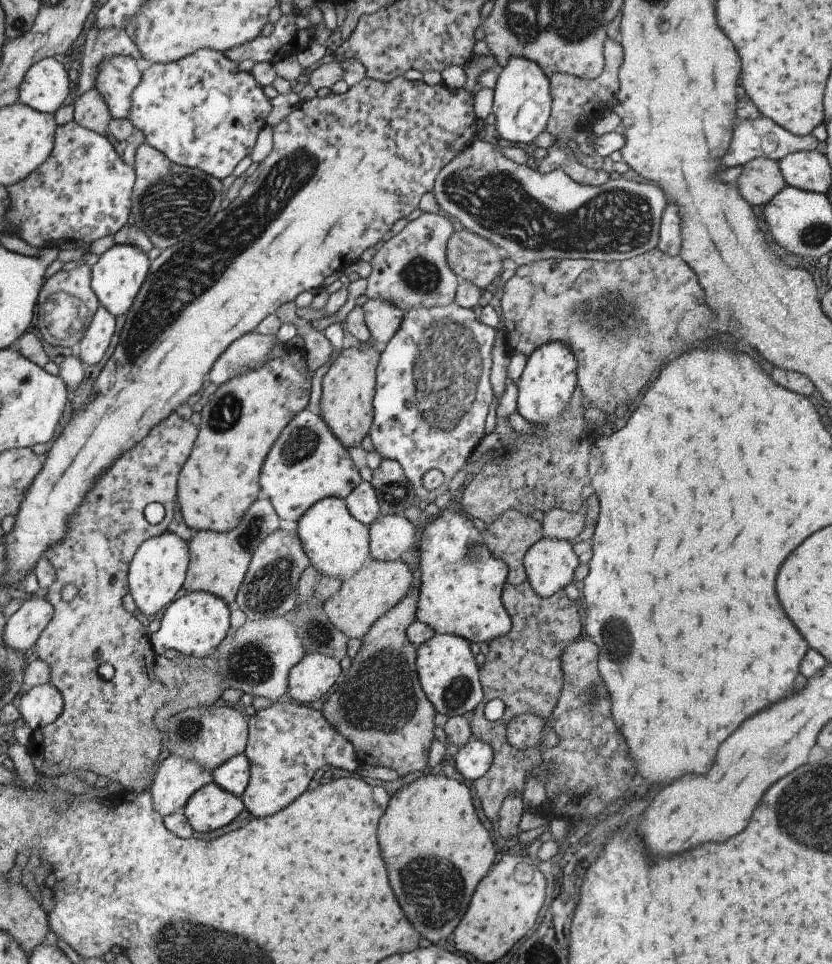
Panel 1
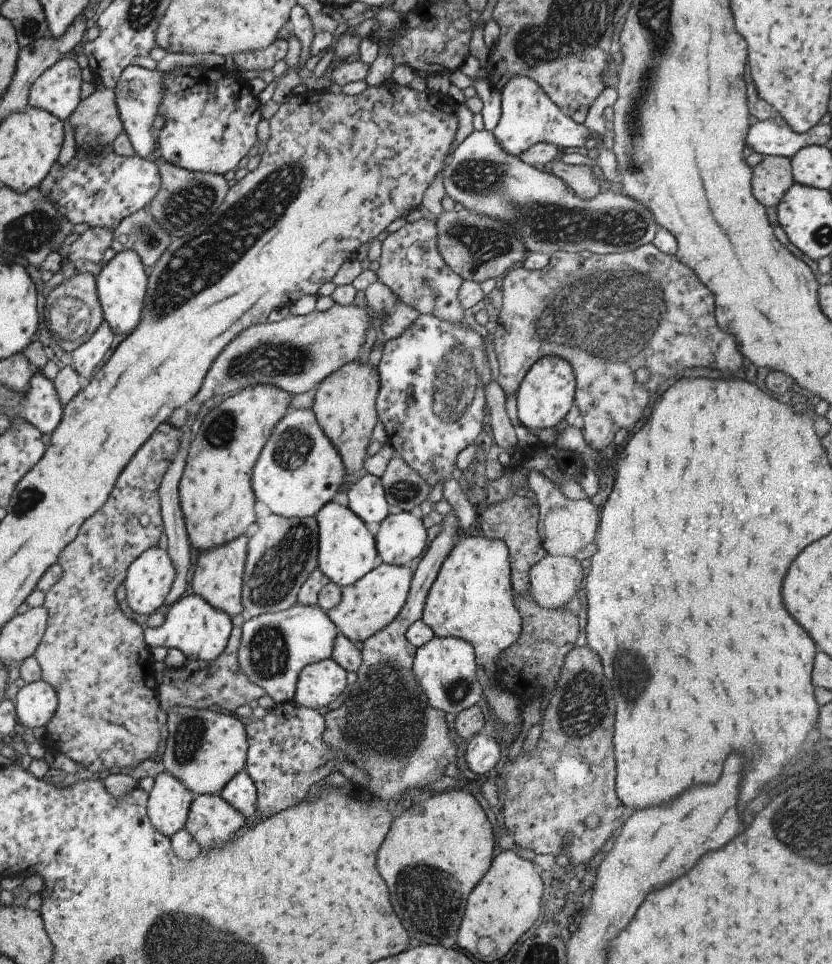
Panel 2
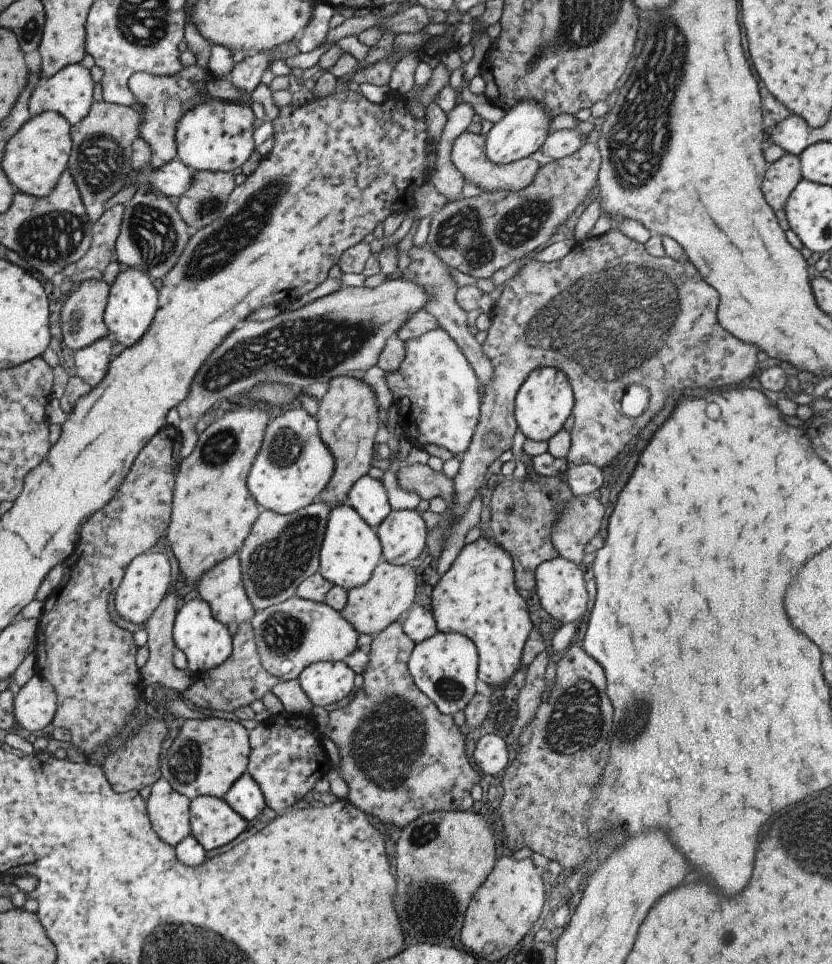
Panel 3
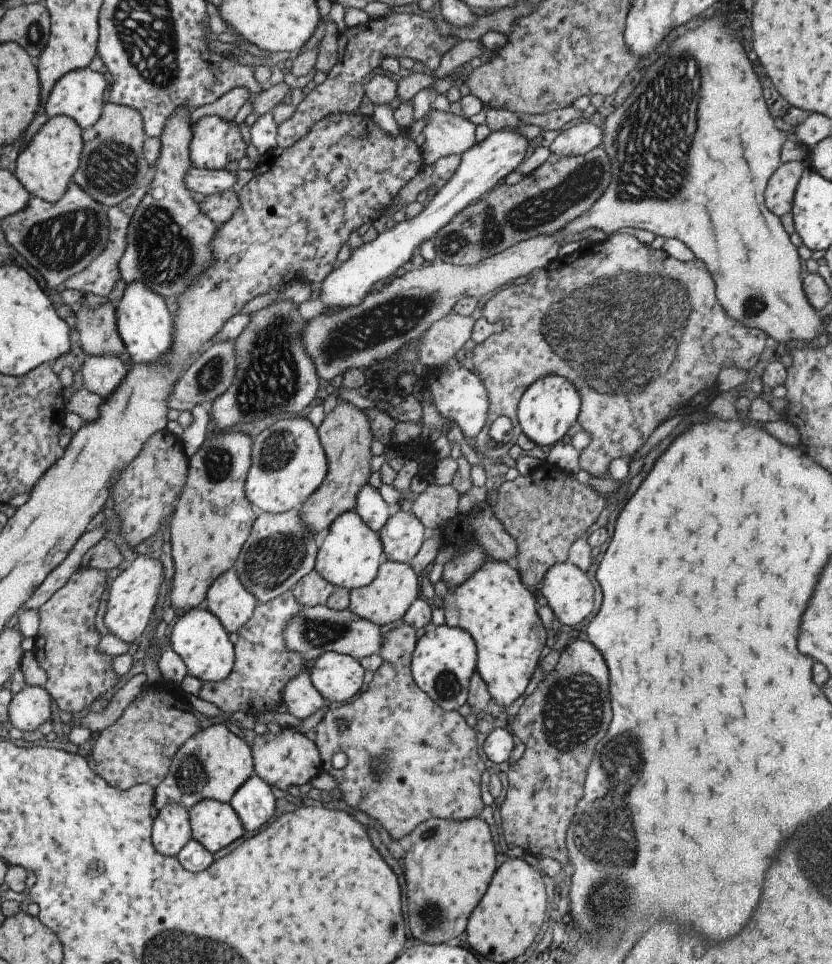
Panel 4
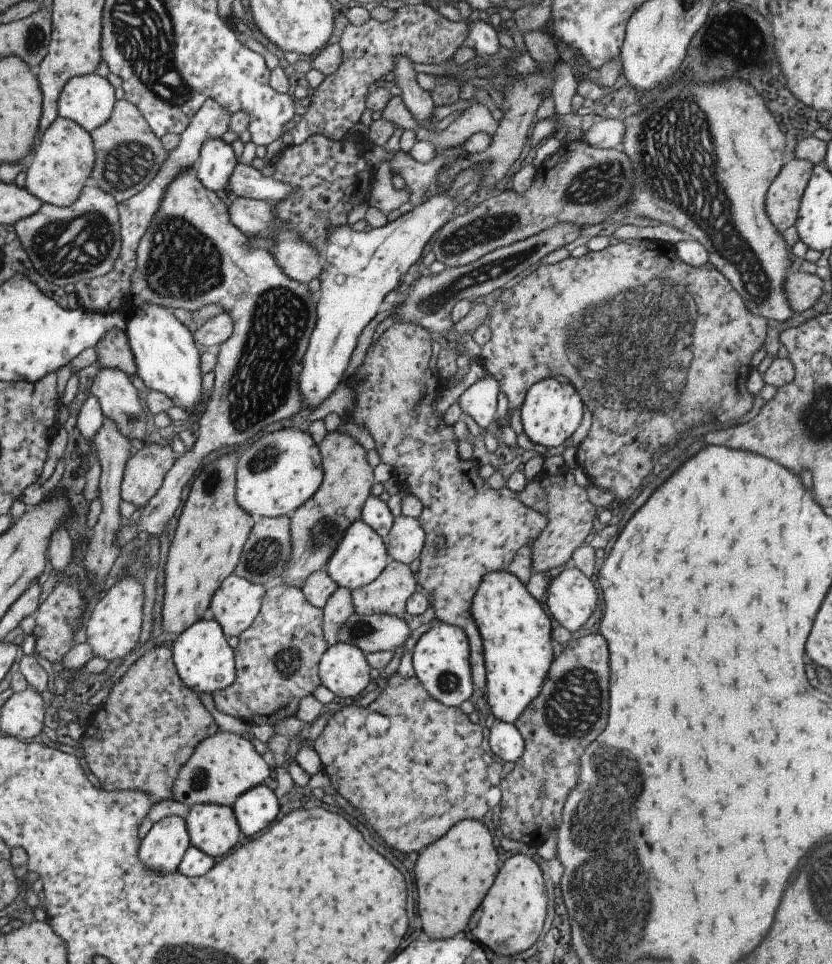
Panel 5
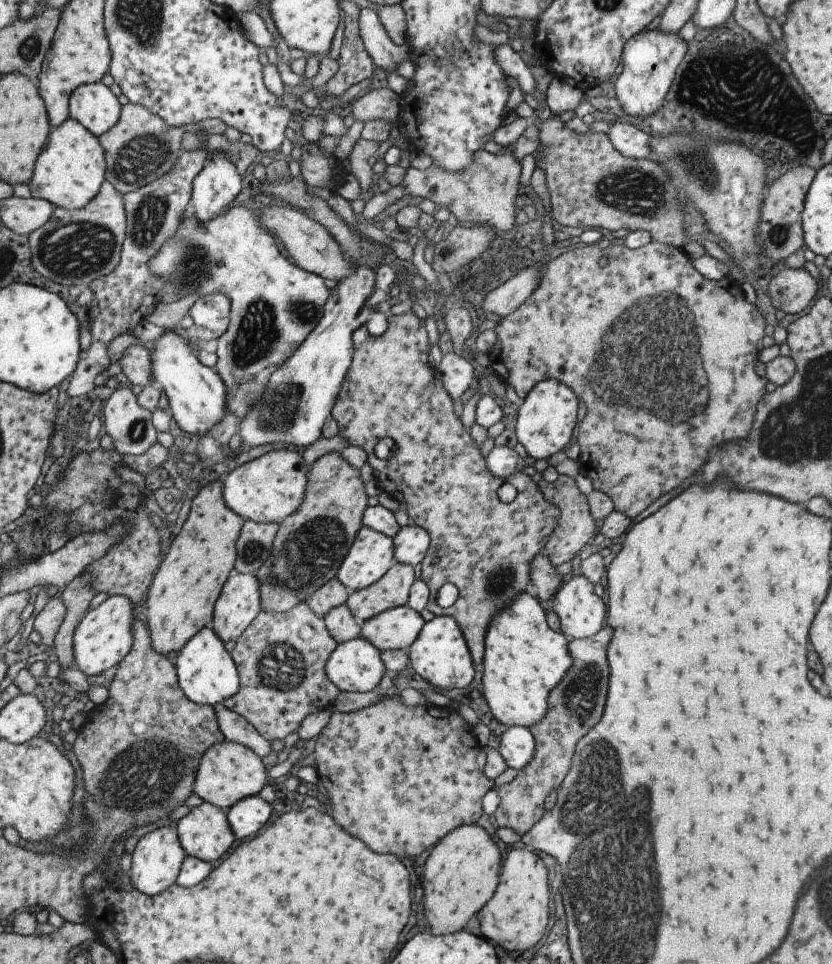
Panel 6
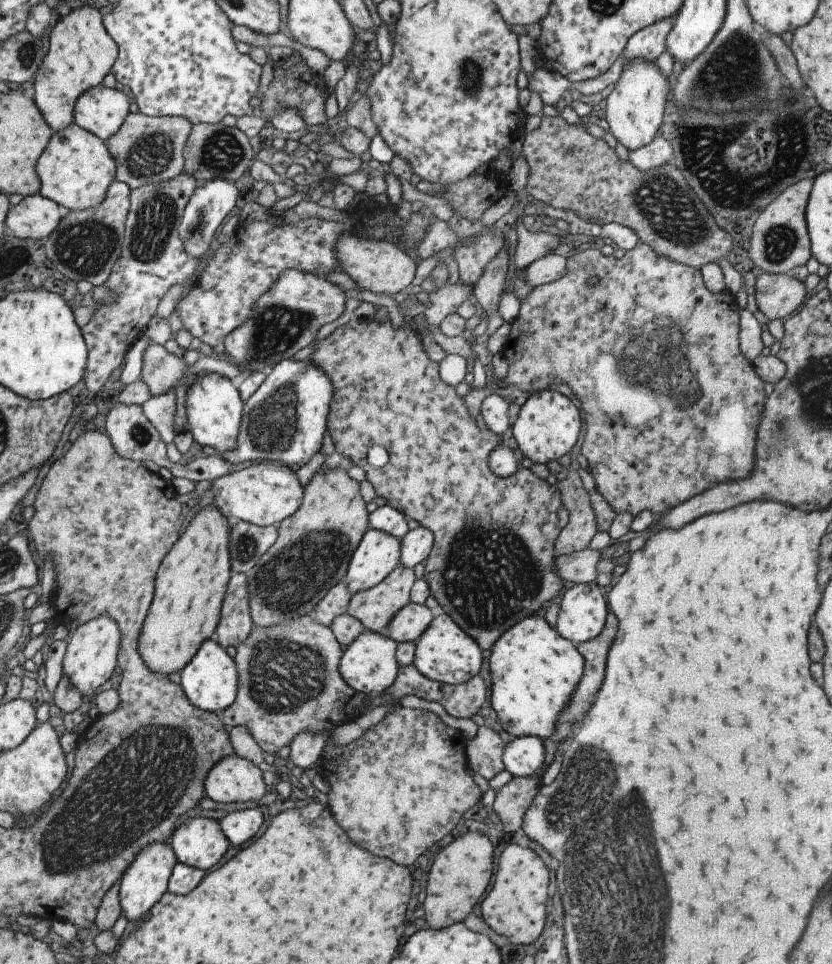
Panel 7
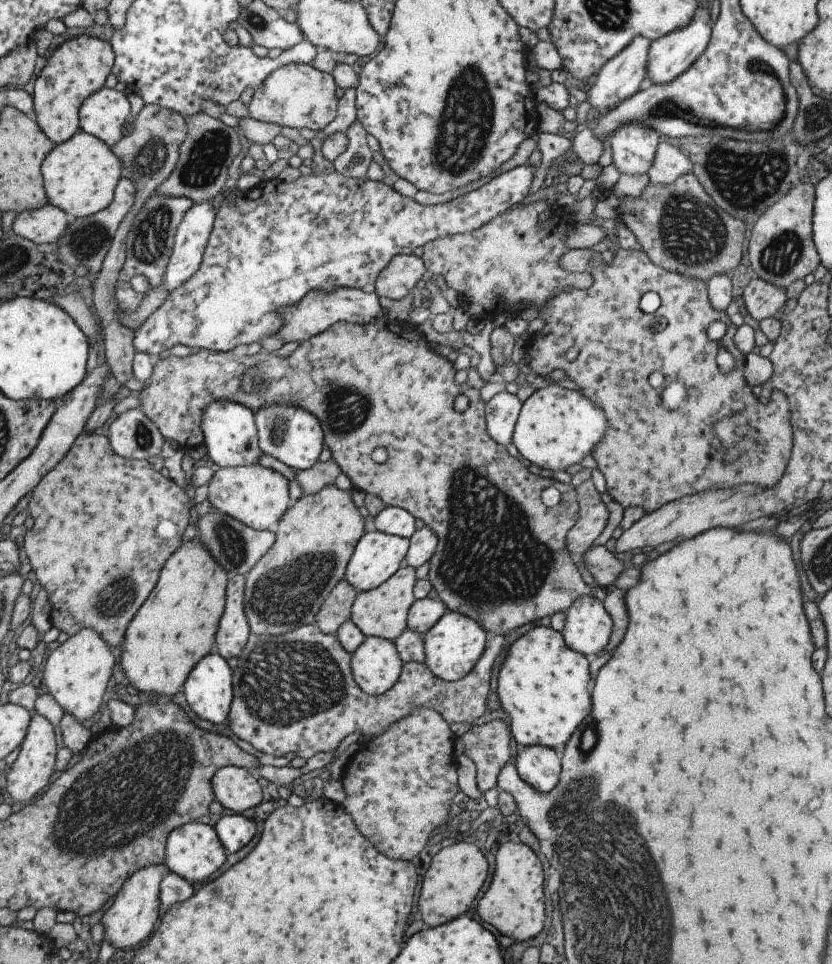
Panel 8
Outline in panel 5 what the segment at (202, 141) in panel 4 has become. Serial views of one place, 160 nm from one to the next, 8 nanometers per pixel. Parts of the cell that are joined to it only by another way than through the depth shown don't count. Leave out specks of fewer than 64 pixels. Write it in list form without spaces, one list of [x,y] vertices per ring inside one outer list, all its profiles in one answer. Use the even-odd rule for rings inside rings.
[[[208,138],[203,141],[202,147],[199,149],[194,171],[201,184],[210,191],[215,192],[215,190],[221,190],[222,188],[227,190],[228,178],[231,176],[236,164],[237,161],[230,144],[225,143],[220,138]]]

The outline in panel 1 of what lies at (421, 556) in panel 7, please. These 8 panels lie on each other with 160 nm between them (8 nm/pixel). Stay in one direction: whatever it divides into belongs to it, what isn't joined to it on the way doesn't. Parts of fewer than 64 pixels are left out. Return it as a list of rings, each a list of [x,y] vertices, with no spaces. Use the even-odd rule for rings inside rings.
[[[378,514],[367,526],[369,556],[378,561],[394,561],[402,559],[407,550],[417,547],[419,530],[402,515]]]

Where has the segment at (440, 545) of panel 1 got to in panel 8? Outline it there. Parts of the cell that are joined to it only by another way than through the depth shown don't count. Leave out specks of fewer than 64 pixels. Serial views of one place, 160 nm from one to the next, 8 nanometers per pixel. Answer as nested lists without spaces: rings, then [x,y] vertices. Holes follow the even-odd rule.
[[[543,624],[535,625],[530,630],[527,630],[527,632],[519,636],[507,646],[507,648],[505,648],[505,658],[497,672],[496,694],[503,712],[509,718],[510,736],[515,742],[517,742],[519,747],[541,745],[554,749],[558,744],[565,744],[566,740],[571,736],[571,733],[577,728],[579,722],[587,716],[589,706],[591,706],[591,702],[589,702],[589,692],[587,692],[587,682],[589,682],[589,668],[587,668],[589,662],[587,662],[587,660],[589,659],[584,657],[580,652],[571,650],[566,645],[560,632],[553,630],[549,625],[544,626]]]

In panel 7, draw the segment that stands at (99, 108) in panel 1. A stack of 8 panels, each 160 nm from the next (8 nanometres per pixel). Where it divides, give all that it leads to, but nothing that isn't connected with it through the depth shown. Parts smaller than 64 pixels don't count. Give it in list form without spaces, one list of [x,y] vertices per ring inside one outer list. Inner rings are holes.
[[[129,111],[117,132],[104,140],[114,160],[114,180],[132,190],[177,176],[184,168],[182,150],[192,126],[183,117],[150,117]]]

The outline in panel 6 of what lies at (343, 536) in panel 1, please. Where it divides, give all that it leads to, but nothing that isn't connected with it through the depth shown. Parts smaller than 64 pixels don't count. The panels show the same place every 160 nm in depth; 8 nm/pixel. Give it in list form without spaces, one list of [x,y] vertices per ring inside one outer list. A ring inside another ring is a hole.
[[[362,524],[335,578],[350,593],[372,585],[394,562],[392,539]]]

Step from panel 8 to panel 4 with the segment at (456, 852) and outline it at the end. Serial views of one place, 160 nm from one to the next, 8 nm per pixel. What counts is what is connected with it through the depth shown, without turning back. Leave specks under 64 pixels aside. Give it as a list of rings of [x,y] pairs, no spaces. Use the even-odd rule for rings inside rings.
[[[471,817],[463,822],[443,822],[442,818],[429,818],[411,830],[409,850],[405,852],[405,872],[403,880],[407,886],[407,912],[409,928],[416,942],[436,945],[457,938],[466,926],[467,916],[485,894],[487,884],[497,868],[495,850],[489,835],[489,828],[481,818]]]

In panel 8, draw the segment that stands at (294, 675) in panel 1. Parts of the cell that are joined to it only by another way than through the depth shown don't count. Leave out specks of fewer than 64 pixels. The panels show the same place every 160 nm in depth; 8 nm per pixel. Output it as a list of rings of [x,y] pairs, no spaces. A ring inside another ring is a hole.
[[[374,636],[364,637],[349,659],[353,682],[368,695],[389,690],[399,676],[401,665],[394,641]]]

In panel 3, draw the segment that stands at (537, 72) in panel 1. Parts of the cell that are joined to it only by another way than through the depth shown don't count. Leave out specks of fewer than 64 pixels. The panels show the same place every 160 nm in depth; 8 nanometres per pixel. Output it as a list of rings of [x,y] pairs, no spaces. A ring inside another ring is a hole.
[[[519,99],[512,107],[506,109],[501,119],[493,123],[486,133],[485,154],[494,163],[510,163],[533,154],[549,134],[549,124],[553,117],[537,101]]]

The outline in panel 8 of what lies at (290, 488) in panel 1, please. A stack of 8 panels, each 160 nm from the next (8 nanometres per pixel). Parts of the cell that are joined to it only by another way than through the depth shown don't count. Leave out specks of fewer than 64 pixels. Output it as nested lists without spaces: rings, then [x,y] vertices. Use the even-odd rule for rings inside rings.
[[[261,465],[221,467],[212,474],[206,488],[207,502],[211,508],[255,530],[272,530],[283,513],[291,506],[287,478]]]

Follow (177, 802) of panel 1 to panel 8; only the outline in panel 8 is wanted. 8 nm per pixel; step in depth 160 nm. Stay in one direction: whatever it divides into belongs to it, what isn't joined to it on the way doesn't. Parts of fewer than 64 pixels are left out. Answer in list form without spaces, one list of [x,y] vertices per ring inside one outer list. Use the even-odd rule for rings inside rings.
[[[163,863],[144,866],[127,877],[120,889],[115,893],[113,903],[103,914],[100,921],[104,926],[104,938],[116,948],[137,948],[155,929],[160,916],[161,904],[158,897],[161,879],[168,873]]]

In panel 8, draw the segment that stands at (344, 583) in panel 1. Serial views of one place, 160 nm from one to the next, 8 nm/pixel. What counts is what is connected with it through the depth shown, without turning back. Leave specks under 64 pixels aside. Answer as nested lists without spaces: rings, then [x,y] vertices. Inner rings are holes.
[[[403,564],[379,586],[365,592],[357,592],[350,606],[351,622],[365,637],[374,636],[393,641],[406,628],[407,609],[415,599],[412,595],[415,581],[414,568]]]

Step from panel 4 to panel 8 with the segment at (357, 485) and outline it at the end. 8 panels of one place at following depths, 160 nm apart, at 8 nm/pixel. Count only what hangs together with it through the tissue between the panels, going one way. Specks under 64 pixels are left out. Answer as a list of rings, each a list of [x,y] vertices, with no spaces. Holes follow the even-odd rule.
[[[325,485],[313,494],[302,494],[289,508],[283,513],[283,516],[275,524],[273,531],[275,535],[274,543],[271,548],[251,567],[251,570],[244,575],[244,593],[243,608],[251,633],[256,635],[277,636],[287,631],[293,630],[295,627],[303,626],[314,622],[314,616],[321,606],[321,603],[327,598],[331,589],[341,580],[346,569],[349,557],[354,551],[357,541],[363,536],[365,518],[361,517],[357,507],[351,501],[351,491],[341,490],[333,485]]]

